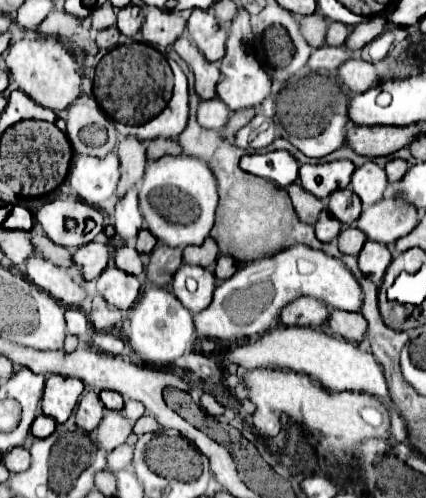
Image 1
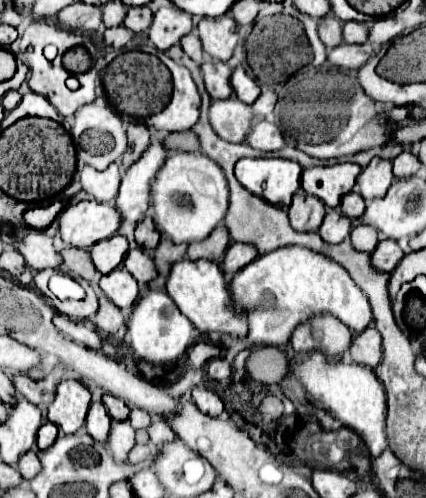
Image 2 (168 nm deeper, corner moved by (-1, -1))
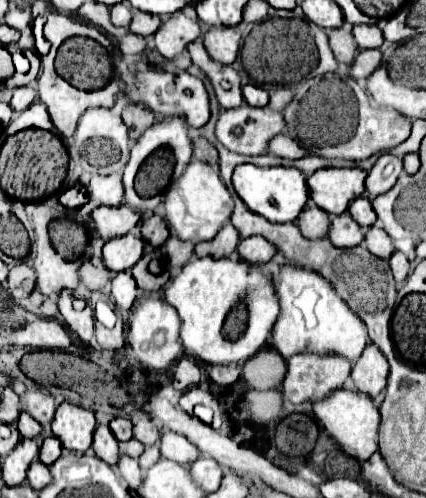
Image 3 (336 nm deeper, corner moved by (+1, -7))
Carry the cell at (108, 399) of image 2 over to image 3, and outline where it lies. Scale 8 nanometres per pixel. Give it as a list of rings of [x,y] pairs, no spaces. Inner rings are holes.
[[[115,418],[115,420],[111,420],[109,428],[113,430],[113,434],[115,434],[117,440],[131,440],[131,438],[133,438],[133,434],[131,434],[133,424],[131,424],[129,420],[125,420],[125,418]]]

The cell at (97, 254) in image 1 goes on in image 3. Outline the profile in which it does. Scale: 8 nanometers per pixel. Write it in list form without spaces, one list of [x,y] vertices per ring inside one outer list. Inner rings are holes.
[[[133,234],[113,238],[103,246],[103,260],[107,268],[113,272],[129,270],[141,258],[143,246],[145,246],[143,238]]]

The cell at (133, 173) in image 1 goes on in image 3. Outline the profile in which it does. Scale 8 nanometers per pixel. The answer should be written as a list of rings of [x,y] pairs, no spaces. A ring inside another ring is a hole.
[[[127,102],[123,108],[123,122],[129,128],[129,138],[137,140],[137,136],[155,122],[155,114],[143,102]]]

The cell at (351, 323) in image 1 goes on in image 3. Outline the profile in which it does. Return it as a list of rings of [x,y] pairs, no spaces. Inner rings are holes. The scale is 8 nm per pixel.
[[[369,344],[365,348],[365,352],[351,370],[355,390],[367,394],[369,398],[375,398],[385,390],[387,374],[389,374],[389,364],[375,344]]]

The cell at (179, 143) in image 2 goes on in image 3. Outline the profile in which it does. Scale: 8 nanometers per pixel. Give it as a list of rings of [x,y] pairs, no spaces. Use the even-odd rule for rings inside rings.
[[[195,138],[193,140],[193,158],[201,160],[201,162],[209,162],[211,166],[217,164],[217,160],[219,160],[215,146],[211,142],[207,142],[205,138]]]

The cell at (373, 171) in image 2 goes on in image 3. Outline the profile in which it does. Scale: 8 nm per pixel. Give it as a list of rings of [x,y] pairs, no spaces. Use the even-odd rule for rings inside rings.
[[[381,154],[365,180],[365,186],[367,186],[365,192],[371,196],[379,196],[379,194],[387,192],[397,182],[401,172],[403,172],[401,158],[397,158],[393,154]]]

